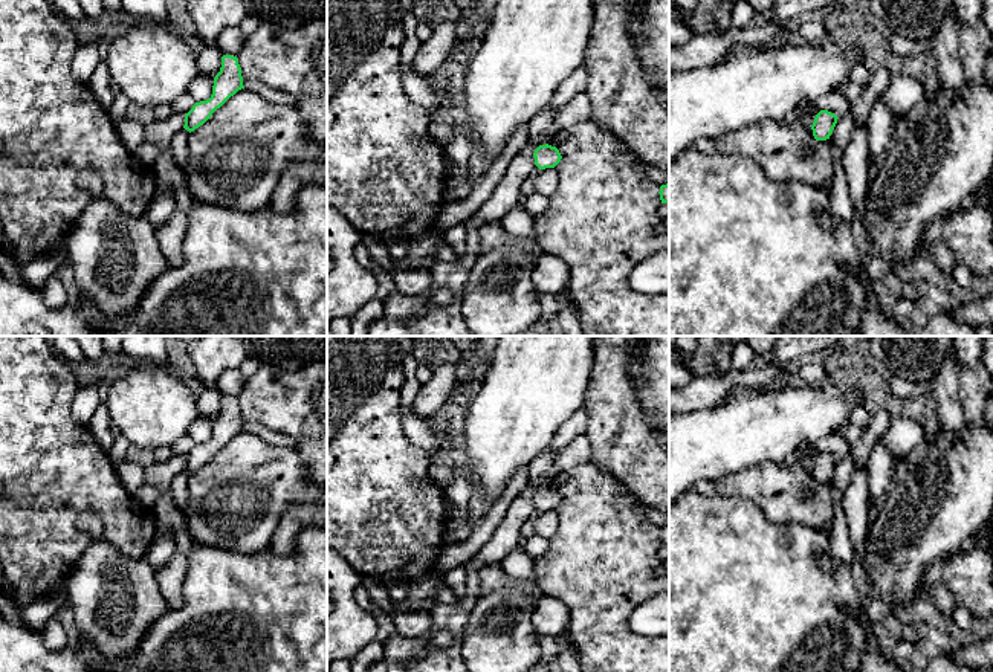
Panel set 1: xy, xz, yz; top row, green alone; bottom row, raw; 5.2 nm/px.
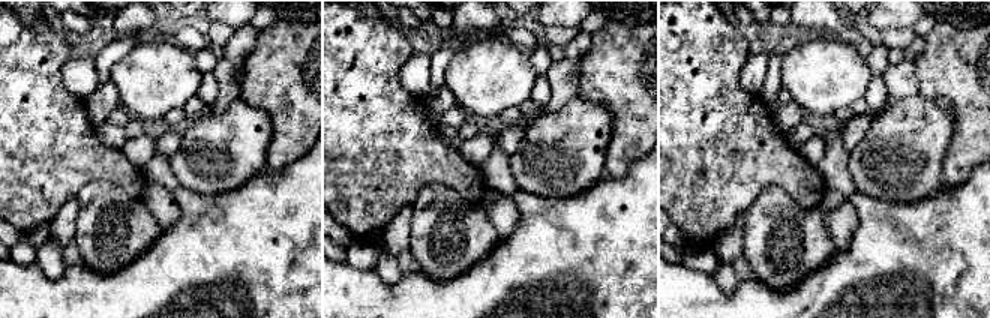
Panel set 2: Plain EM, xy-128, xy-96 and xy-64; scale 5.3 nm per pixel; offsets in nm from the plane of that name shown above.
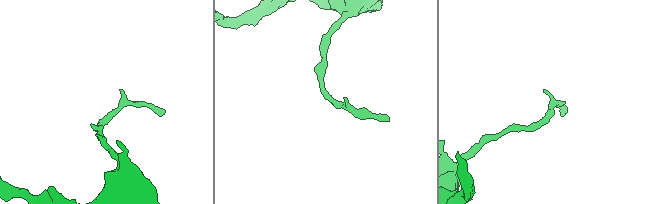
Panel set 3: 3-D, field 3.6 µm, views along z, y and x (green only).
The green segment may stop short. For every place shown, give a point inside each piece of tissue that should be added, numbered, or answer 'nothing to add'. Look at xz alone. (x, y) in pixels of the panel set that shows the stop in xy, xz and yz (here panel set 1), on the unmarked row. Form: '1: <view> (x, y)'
nothing to add

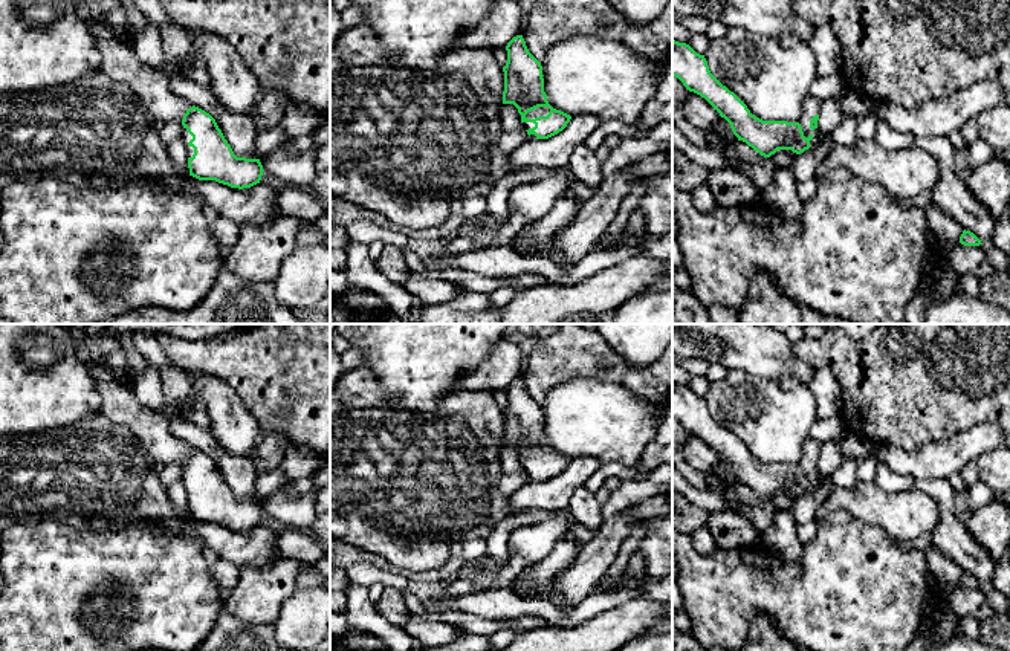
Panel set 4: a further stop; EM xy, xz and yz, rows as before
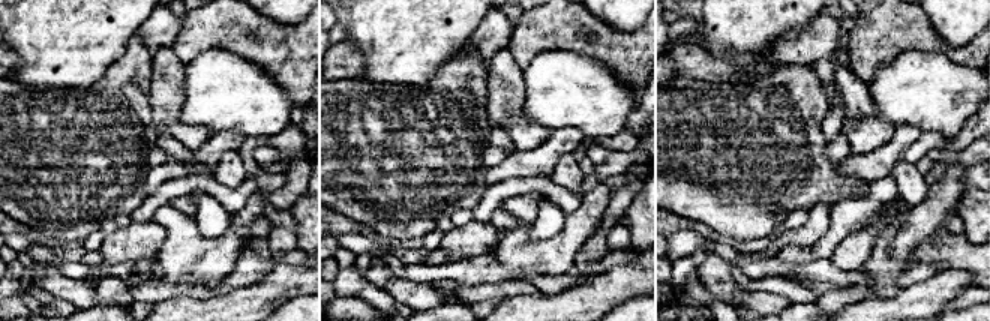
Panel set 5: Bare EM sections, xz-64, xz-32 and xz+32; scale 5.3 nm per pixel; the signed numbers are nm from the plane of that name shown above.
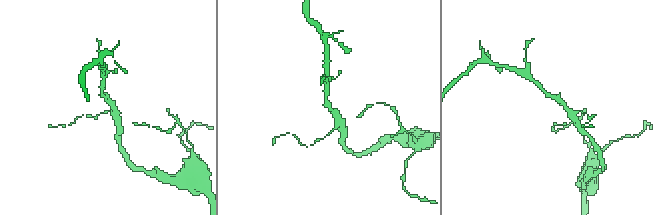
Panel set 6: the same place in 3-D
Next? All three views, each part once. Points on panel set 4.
1: xz (538, 454)

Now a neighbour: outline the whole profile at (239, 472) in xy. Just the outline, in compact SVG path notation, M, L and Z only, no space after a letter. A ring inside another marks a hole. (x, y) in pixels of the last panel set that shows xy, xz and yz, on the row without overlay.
M185 419L168 420L171 432L186 442L191 448L209 455L237 500L261 501L255 494L255 478L258 471L244 457L228 454L212 437L209 429L199 428Z

